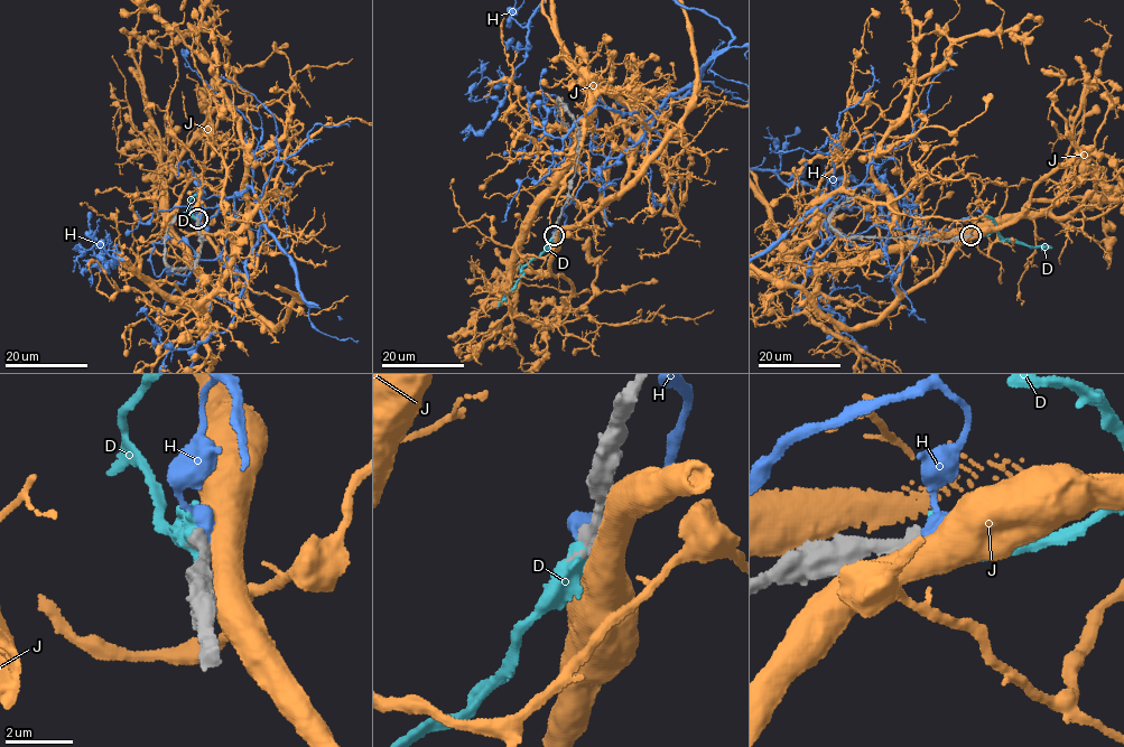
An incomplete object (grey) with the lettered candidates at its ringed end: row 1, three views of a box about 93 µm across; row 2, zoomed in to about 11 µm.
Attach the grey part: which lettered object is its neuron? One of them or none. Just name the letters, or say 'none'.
D

